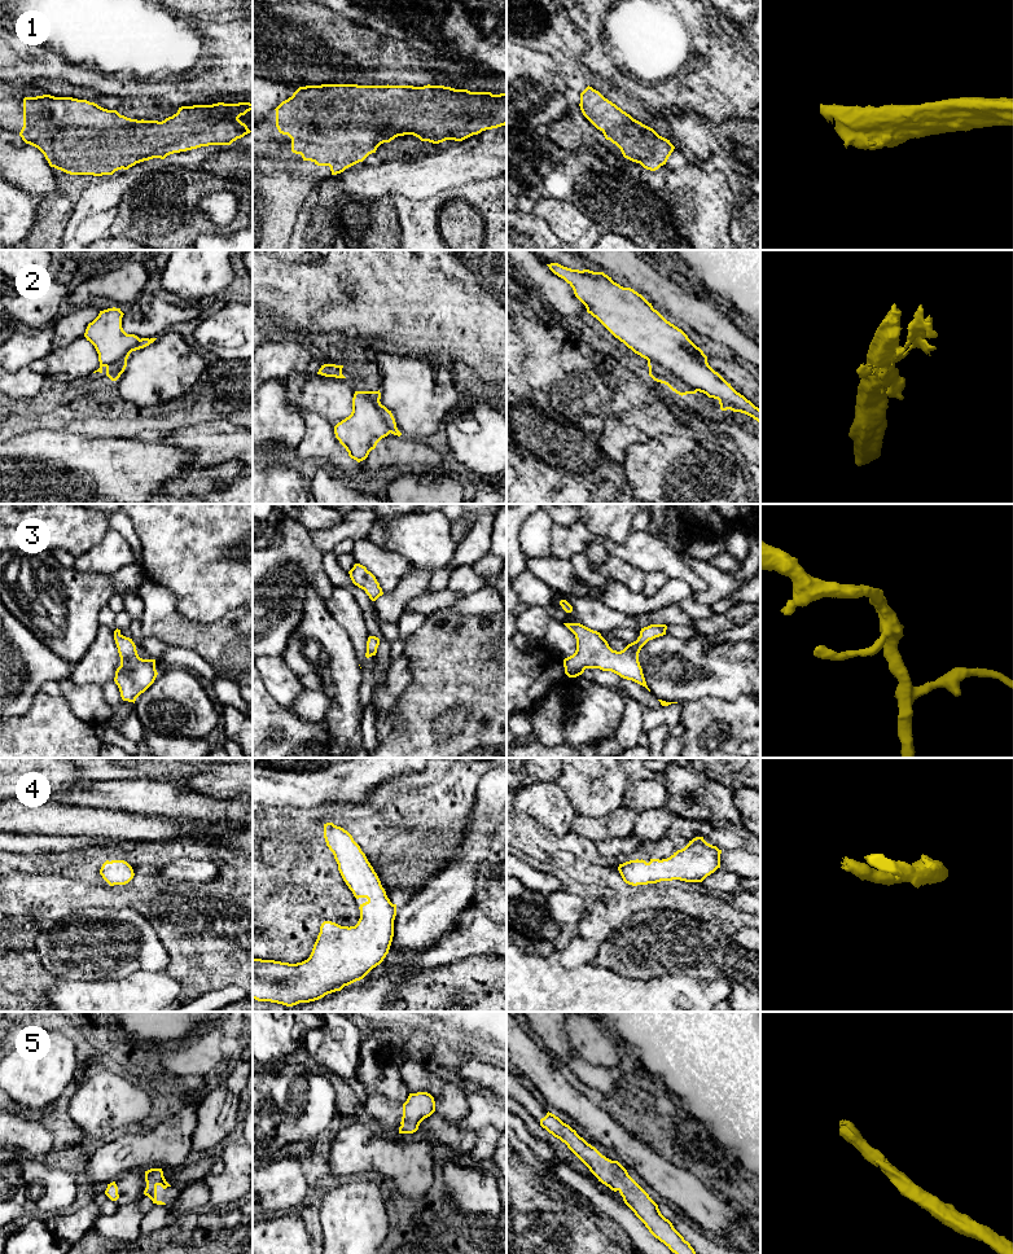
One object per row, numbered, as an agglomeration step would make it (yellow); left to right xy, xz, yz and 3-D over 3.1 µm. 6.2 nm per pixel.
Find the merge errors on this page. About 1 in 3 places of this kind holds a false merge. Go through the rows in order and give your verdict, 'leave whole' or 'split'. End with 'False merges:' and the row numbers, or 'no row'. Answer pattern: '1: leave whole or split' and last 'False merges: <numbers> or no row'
1: leave whole
2: leave whole
3: leave whole
4: leave whole
5: leave whole
False merges: no row

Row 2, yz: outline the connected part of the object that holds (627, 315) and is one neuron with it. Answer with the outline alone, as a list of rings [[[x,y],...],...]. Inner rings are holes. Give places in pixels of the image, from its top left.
[[[558,263],[547,266],[573,288],[575,297],[586,306],[588,314],[635,354],[648,360],[649,376],[654,381],[667,385],[681,396],[703,393],[709,398],[718,399],[722,411],[741,412],[760,422],[760,409],[715,372],[709,365],[703,351],[681,329],[654,310],[641,294],[631,288],[620,286],[604,272],[571,269]]]

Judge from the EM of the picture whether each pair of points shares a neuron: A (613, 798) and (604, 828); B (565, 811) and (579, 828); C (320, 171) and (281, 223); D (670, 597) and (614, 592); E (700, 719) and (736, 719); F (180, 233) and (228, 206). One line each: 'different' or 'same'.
A: different
B: different
C: same
D: same
E: same
F: different

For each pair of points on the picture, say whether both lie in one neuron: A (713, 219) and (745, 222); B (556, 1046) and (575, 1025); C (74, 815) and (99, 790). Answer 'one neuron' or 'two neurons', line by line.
A: two neurons
B: two neurons
C: two neurons

